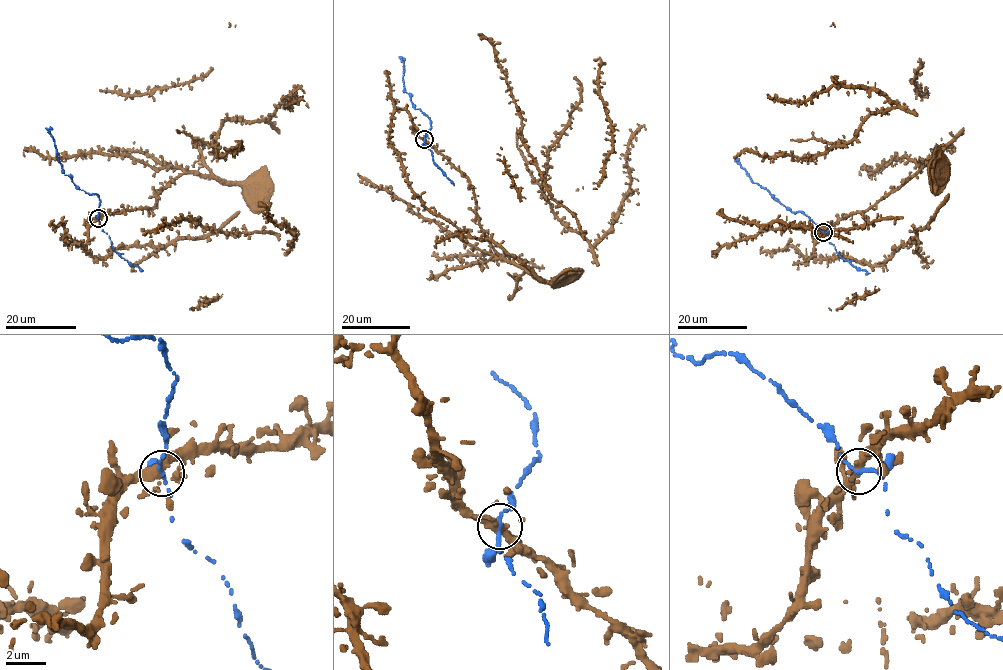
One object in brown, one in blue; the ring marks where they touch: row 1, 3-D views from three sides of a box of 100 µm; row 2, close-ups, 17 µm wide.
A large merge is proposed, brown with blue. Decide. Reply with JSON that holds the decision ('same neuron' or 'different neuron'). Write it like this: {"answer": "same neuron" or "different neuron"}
{"answer": "same neuron"}

